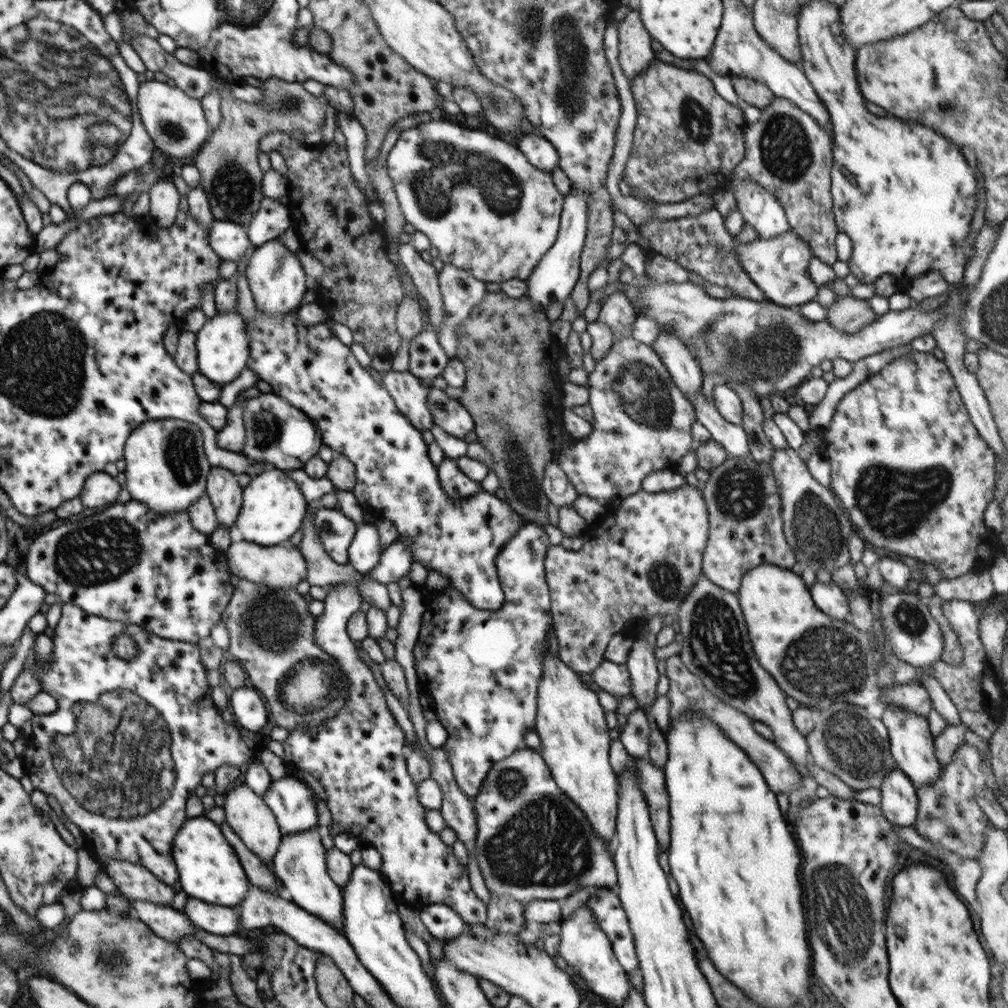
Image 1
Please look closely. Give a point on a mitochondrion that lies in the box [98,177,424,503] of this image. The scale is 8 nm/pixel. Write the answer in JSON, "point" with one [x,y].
{"point":[181,450]}

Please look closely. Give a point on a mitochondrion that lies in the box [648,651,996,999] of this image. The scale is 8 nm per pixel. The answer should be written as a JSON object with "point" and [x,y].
{"point":[838,898]}

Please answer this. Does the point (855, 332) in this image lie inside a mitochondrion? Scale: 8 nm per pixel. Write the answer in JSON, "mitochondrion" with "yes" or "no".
{"mitochondrion":"no"}

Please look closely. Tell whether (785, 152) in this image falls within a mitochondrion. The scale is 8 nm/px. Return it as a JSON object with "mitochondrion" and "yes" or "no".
{"mitochondrion":"yes"}

